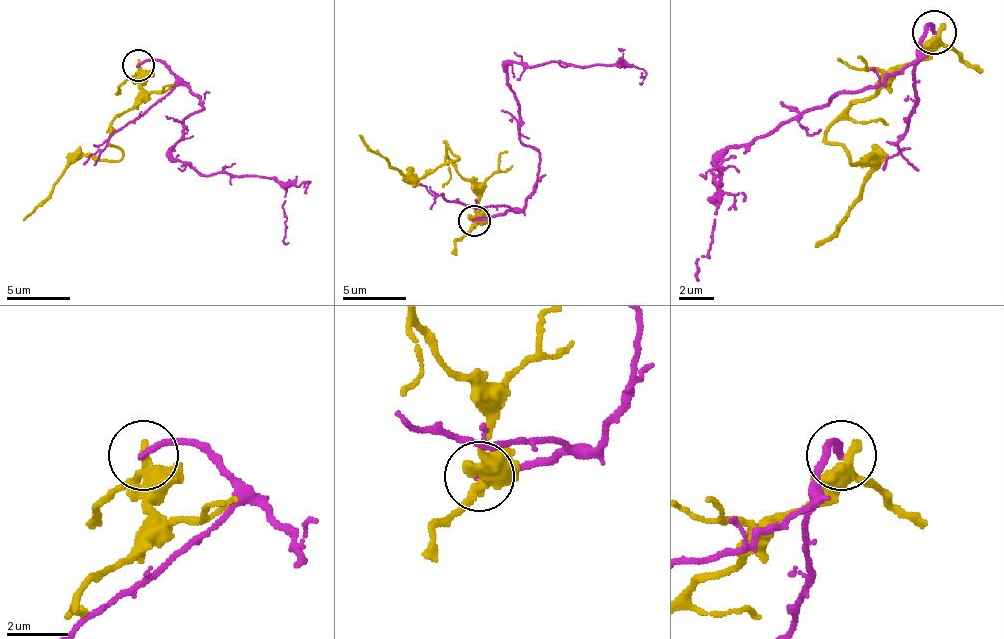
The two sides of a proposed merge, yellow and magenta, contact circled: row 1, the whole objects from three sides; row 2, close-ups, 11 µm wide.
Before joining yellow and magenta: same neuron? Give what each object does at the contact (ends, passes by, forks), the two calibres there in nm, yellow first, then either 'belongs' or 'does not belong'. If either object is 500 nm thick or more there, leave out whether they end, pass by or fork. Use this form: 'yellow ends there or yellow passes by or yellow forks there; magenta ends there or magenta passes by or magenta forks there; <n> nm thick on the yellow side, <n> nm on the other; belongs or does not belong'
yellow passes by; magenta ends there; 320 nm thick on the yellow side, 240 nm on the other; does not belong

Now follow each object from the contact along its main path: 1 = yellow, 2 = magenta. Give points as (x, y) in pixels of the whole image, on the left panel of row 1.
1: (139, 64), (142, 96), (110, 125), (107, 140), (123, 156), (79, 156), (57, 185), (22, 220)
2: (139, 64), (158, 61), (202, 102), (183, 121), (177, 156), (205, 175), (272, 178), (284, 191), (288, 245)

